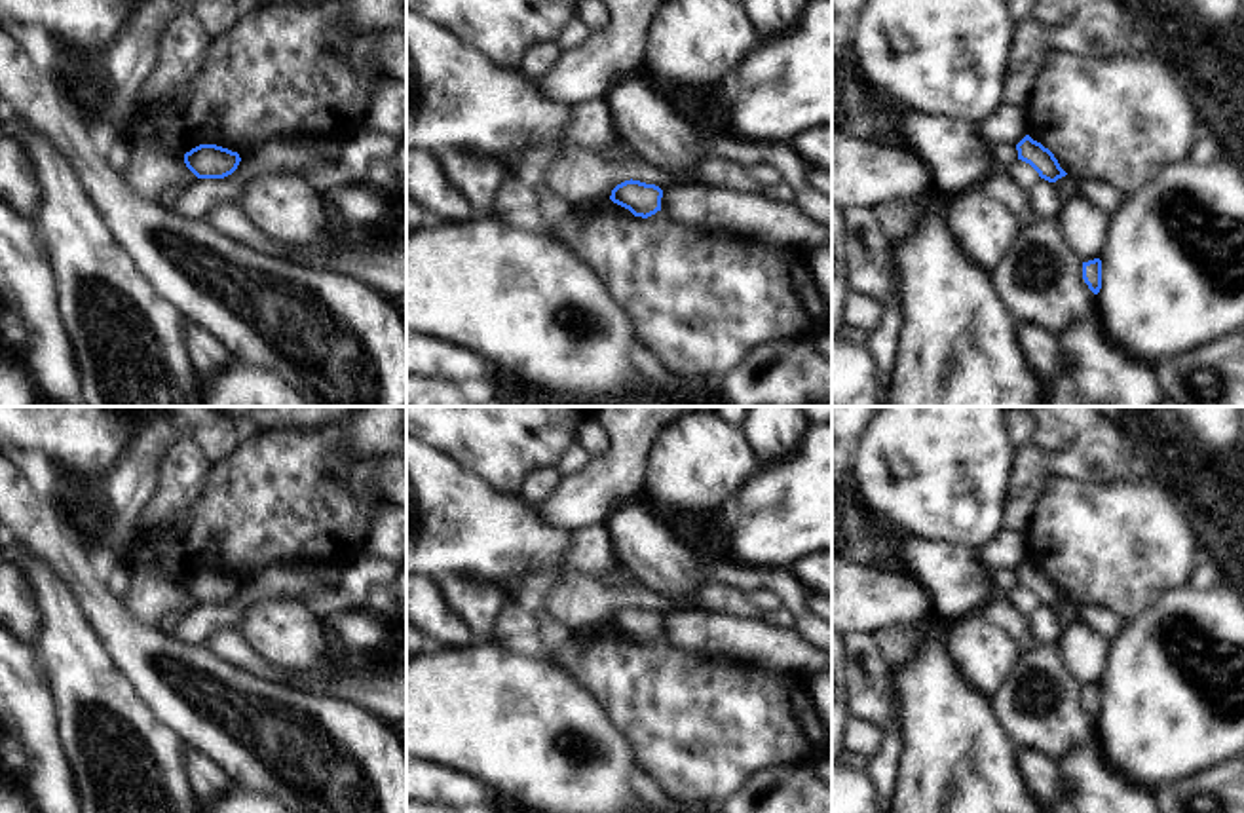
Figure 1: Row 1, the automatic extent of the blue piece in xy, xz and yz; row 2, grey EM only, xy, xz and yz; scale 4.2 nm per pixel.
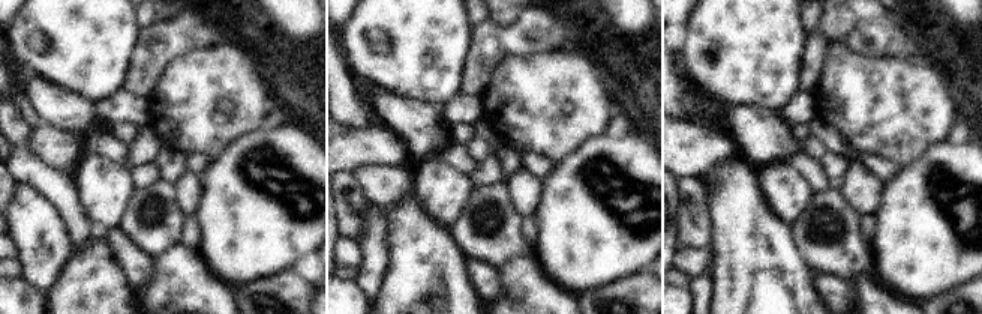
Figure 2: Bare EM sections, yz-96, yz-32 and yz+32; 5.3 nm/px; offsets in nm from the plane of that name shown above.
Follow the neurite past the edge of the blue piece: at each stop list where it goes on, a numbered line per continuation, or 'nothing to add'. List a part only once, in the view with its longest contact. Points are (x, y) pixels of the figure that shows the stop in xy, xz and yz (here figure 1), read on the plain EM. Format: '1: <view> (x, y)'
nothing to add

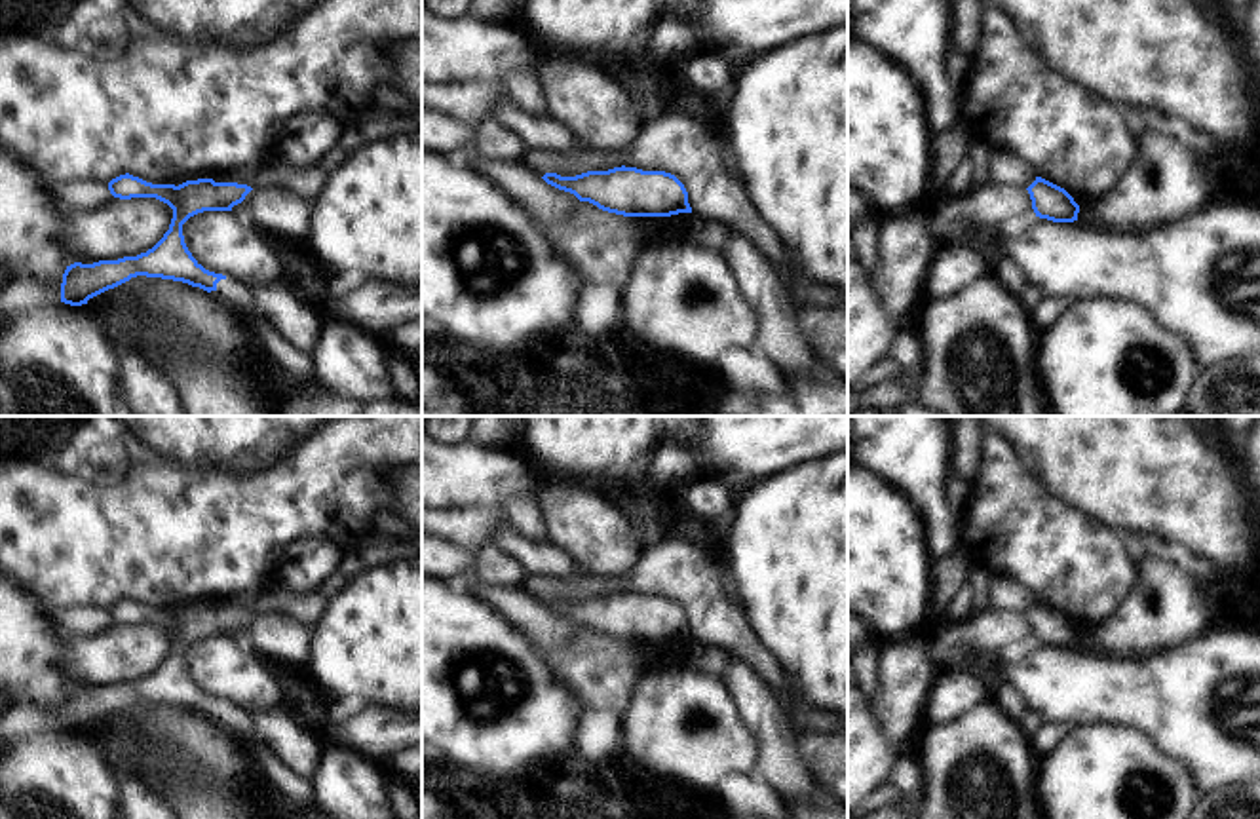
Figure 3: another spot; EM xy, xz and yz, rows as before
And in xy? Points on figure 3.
1: xy (232, 719)

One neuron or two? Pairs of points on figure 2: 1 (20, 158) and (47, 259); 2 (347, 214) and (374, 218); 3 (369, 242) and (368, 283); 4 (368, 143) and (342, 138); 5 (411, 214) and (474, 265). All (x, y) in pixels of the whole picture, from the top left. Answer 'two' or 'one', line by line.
1: two
2: two
3: one
4: one
5: two

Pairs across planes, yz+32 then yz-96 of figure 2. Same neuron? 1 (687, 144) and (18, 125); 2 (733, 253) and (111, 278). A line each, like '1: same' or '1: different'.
1: different
2: same

